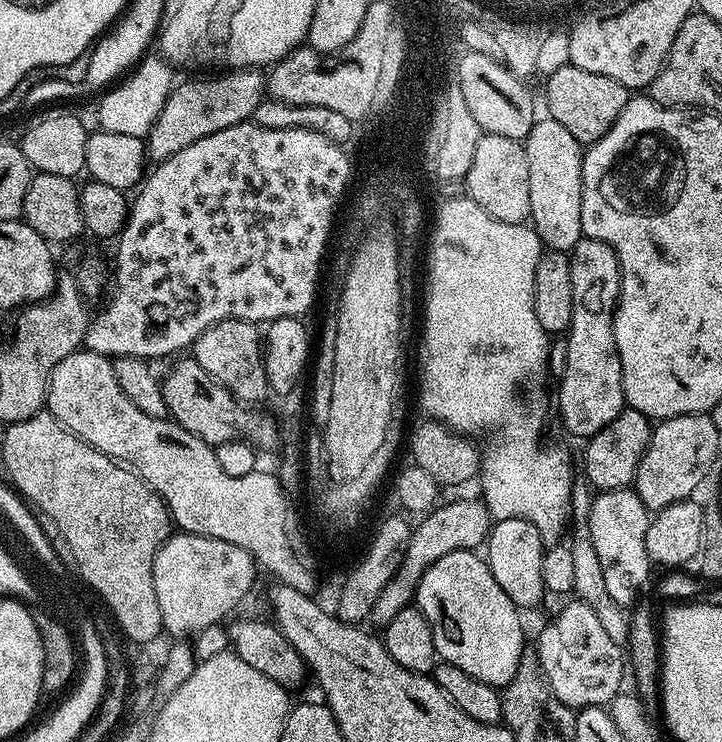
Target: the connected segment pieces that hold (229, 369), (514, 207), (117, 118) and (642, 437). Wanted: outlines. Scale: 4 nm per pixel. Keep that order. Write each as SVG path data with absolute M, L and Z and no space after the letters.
M227 320L210 326L196 339L194 358L222 386L232 391L241 402L256 402L269 395L268 379L264 369L262 332L249 320Z
M481 135L478 146L474 149L474 162L466 177L467 195L486 214L498 218L498 222L523 224L530 217L530 166L526 150L519 140L506 137Z
M152 55L143 57L120 83L108 90L113 90L112 92L103 93L105 96L101 98L100 108L98 107L100 131L147 137L174 86L171 65L163 57Z
M625 406L602 430L587 437L584 448L584 476L593 489L601 492L627 488L636 479L636 471L640 465L642 454L646 454L646 446L652 437L653 421L646 414Z

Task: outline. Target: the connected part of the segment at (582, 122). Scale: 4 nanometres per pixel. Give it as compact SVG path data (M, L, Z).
M567 62L561 64L561 68L556 68L549 74L548 85L544 88L544 96L548 99L547 115L562 122L562 126L566 126L570 134L574 134L574 138L581 146L593 144L595 140L602 138L602 134L606 134L606 130L610 130L610 126L614 126L618 114L622 114L630 98L629 89L624 88L622 82L614 82L614 78L606 78L606 74L590 74L590 70L578 70L578 66L573 64Z

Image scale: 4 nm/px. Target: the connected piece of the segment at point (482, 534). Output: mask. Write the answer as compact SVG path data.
M483 499L452 500L449 504L443 504L433 508L421 519L424 521L420 525L417 523L413 527L408 549L398 570L390 578L390 582L386 582L382 594L378 594L378 602L374 602L374 610L370 617L371 623L374 622L377 626L389 624L401 610L409 608L416 599L418 582L422 578L422 574L431 564L438 562L438 558L451 552L479 549L479 544L481 547L487 541L494 521Z

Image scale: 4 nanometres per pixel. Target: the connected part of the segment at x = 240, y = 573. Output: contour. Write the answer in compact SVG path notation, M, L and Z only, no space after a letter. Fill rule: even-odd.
M181 532L168 537L156 552L152 573L158 610L162 610L164 632L172 638L192 638L202 630L215 628L223 616L231 617L236 607L248 596L256 580L258 565L242 546L218 538Z

